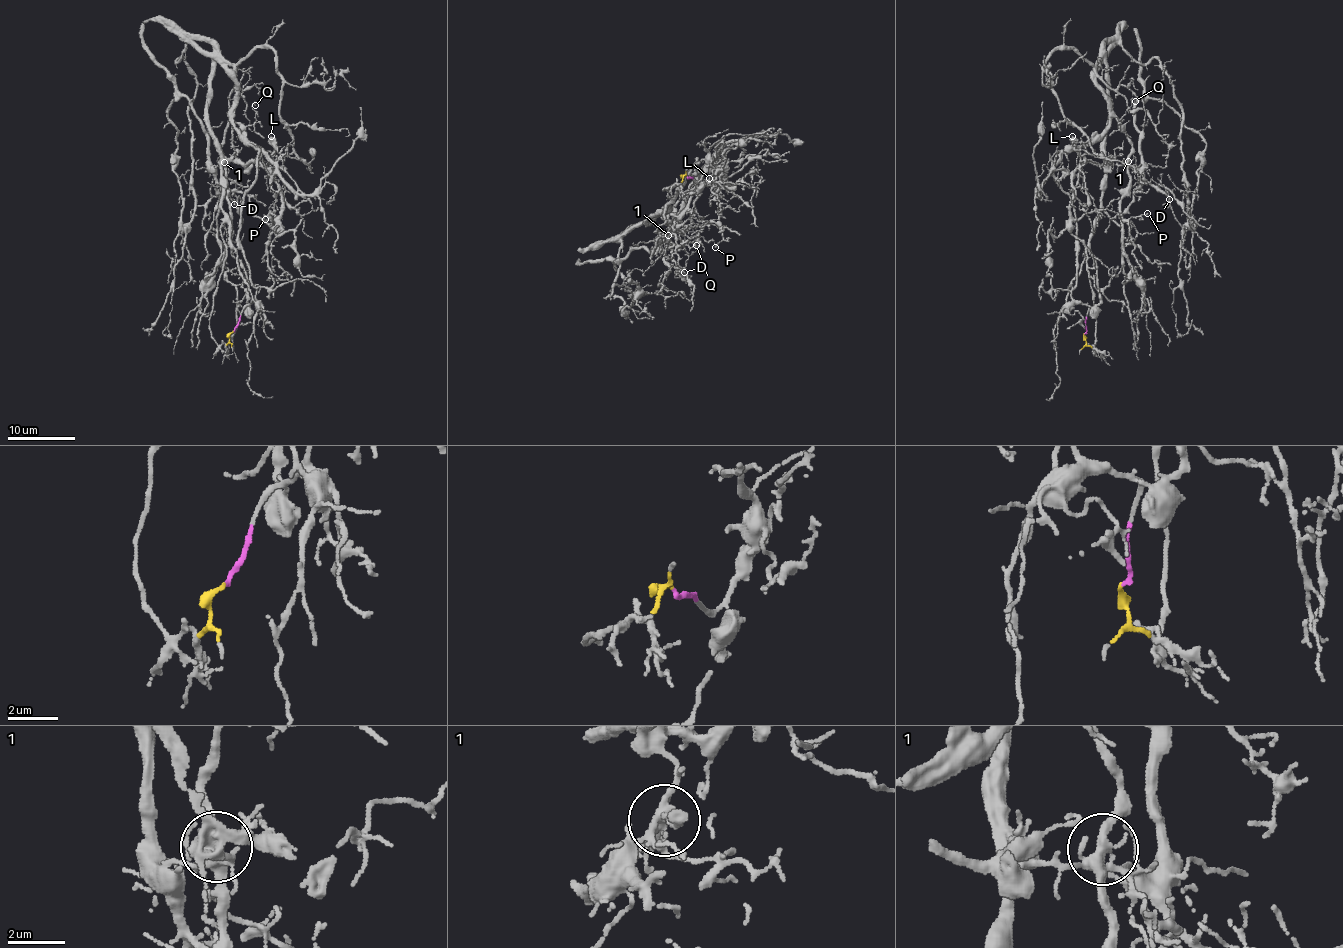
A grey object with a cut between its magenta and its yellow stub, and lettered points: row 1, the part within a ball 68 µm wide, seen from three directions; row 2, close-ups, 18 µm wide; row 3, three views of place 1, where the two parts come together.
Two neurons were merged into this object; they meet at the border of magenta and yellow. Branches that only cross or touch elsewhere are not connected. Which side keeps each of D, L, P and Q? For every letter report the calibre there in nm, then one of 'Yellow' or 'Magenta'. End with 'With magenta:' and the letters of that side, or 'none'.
D: Thickness 130 nm. Magenta
L: Thickness 600 nm. Magenta
P: Thickness 140 nm. Magenta
Q: Thickness 90 nm. Magenta
With magenta: D, L, P, Q

